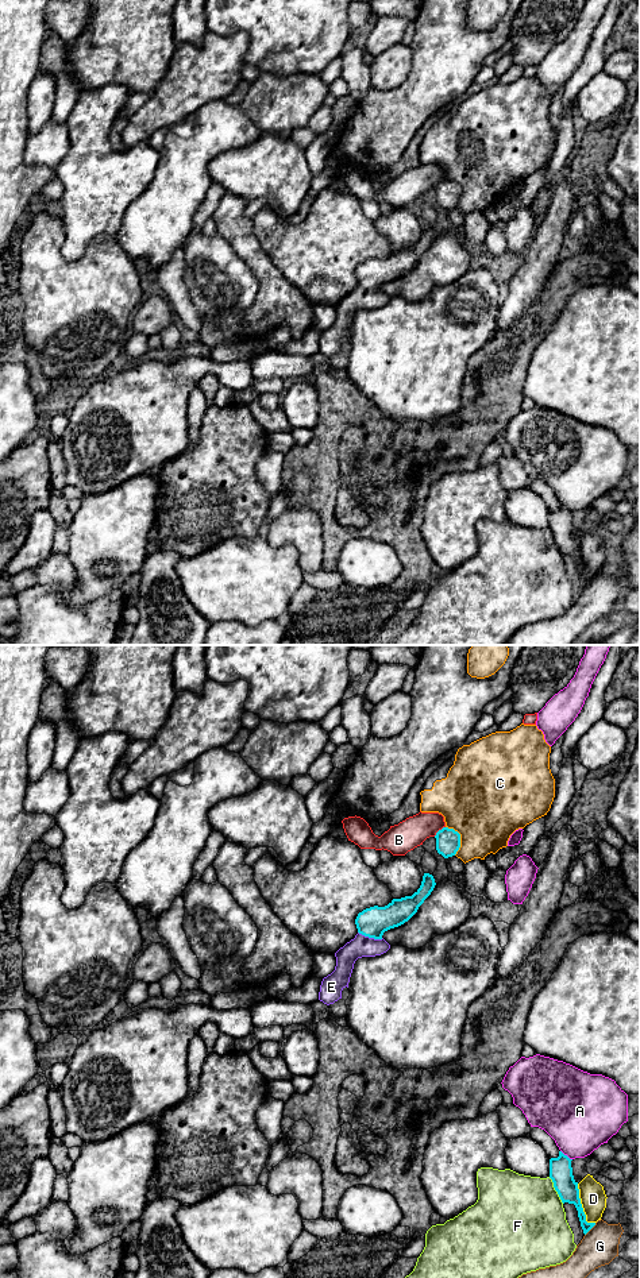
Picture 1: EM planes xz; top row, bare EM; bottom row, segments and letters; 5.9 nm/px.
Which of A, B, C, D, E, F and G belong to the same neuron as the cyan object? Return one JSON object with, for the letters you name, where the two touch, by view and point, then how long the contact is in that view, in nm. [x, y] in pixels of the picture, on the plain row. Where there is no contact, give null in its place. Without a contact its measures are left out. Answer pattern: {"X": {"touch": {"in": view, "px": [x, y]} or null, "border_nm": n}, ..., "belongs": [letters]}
{"E": {"touch": {"in": "xz", "px": [370, 289]}, "border_nm": 160}, "belongs": ["E"]}

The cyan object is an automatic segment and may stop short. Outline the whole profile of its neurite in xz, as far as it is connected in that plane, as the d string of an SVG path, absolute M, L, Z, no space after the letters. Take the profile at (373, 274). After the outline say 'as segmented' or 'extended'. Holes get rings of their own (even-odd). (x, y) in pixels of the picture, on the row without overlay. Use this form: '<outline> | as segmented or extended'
M424 225L420 240L412 248L393 251L385 259L374 258L359 265L355 271L358 286L335 305L335 323L323 331L319 352L329 358L342 351L342 343L348 340L355 313L386 305L390 297L382 290L383 285L408 274L435 238L433 228Z | extended

